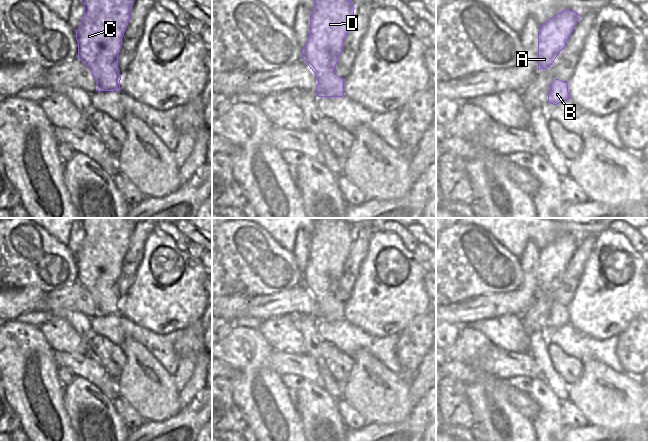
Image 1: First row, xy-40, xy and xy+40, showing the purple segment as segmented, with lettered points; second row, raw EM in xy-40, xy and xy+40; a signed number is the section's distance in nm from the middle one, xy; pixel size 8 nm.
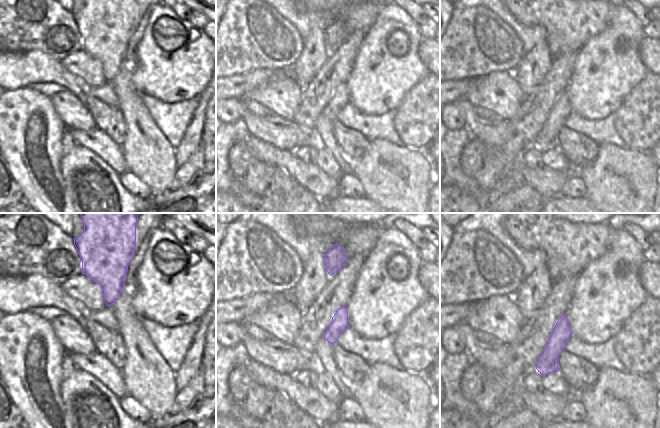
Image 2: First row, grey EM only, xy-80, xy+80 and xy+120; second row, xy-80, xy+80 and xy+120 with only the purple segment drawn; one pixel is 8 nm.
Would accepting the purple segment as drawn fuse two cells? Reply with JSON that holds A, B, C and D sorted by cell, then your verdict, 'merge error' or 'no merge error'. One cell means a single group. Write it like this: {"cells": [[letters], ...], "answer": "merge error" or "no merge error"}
{"cells": [["A", "B", "C", "D"]], "answer": "no merge error"}

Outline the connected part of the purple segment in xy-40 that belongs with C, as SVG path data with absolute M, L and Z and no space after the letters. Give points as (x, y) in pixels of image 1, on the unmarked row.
M81 218L84 240L76 254L78 282L92 296L97 315L120 315L118 278L134 223L124 218Z

